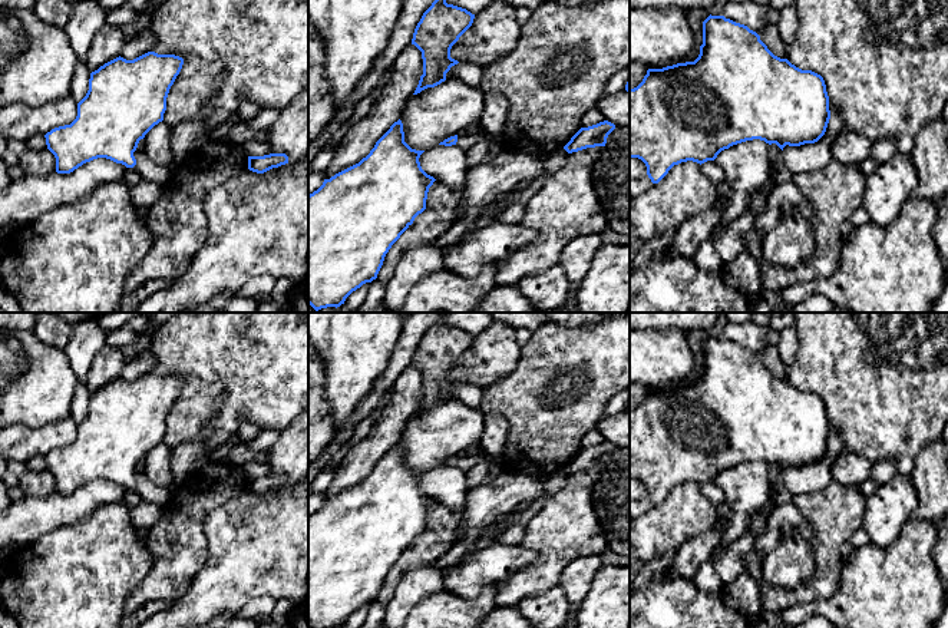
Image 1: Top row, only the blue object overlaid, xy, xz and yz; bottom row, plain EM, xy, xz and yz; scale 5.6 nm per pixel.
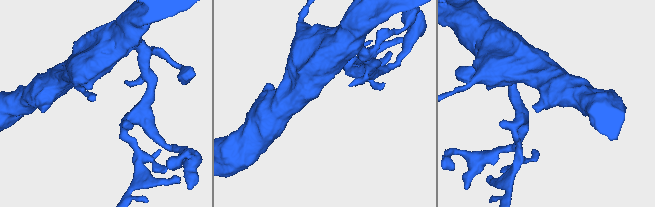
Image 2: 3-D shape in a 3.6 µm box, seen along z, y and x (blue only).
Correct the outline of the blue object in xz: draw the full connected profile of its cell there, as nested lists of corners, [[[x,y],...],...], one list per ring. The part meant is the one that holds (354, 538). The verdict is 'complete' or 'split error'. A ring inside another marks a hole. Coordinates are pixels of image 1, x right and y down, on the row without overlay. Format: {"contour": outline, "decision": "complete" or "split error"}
{"contour": [[[399,440],[366,479],[324,500],[323,506],[308,516],[308,625],[311,628],[340,628],[353,612],[377,599],[392,566],[426,531],[427,513],[436,500],[420,487],[419,479],[423,473],[412,470],[404,463],[403,444]]], "decision": "complete"}

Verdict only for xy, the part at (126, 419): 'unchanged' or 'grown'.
grown

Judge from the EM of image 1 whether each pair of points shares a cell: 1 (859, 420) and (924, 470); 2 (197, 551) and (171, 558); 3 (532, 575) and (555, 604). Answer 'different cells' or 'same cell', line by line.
1: different cells
2: same cell
3: different cells

